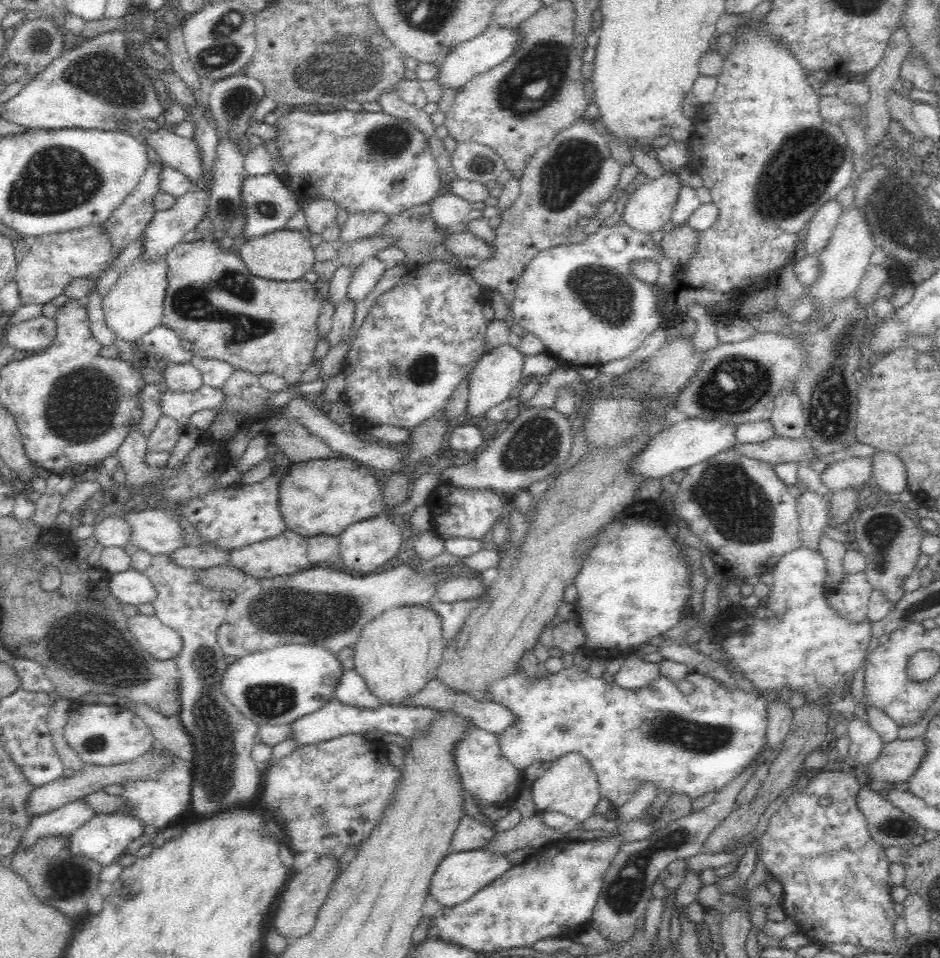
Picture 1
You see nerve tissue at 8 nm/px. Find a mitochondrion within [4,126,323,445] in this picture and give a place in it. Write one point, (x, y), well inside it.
(57, 179)

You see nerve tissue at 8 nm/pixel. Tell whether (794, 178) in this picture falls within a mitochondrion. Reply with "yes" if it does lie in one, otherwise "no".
yes

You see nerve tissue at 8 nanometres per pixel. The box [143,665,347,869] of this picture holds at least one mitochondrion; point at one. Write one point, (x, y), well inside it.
(265, 700)

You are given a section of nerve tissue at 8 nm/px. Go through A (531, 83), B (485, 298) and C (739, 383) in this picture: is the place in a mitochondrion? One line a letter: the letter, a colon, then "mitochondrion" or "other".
A: mitochondrion
B: other
C: mitochondrion

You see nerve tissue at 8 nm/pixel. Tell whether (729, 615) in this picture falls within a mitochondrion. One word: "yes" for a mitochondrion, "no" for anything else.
no

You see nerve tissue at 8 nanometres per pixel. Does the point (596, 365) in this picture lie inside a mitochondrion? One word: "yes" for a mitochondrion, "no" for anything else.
no

